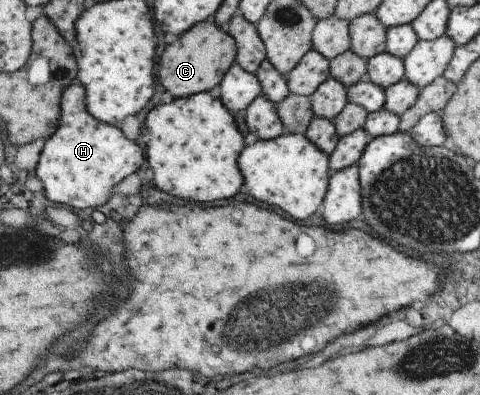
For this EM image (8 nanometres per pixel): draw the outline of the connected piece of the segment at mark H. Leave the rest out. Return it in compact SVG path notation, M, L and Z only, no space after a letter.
M80 83L64 93L64 121L59 124L60 129L47 137L34 175L43 181L46 197L52 204L70 209L102 205L119 181L134 173L145 159L139 143L124 137L117 126L98 121L88 113L85 89Z

